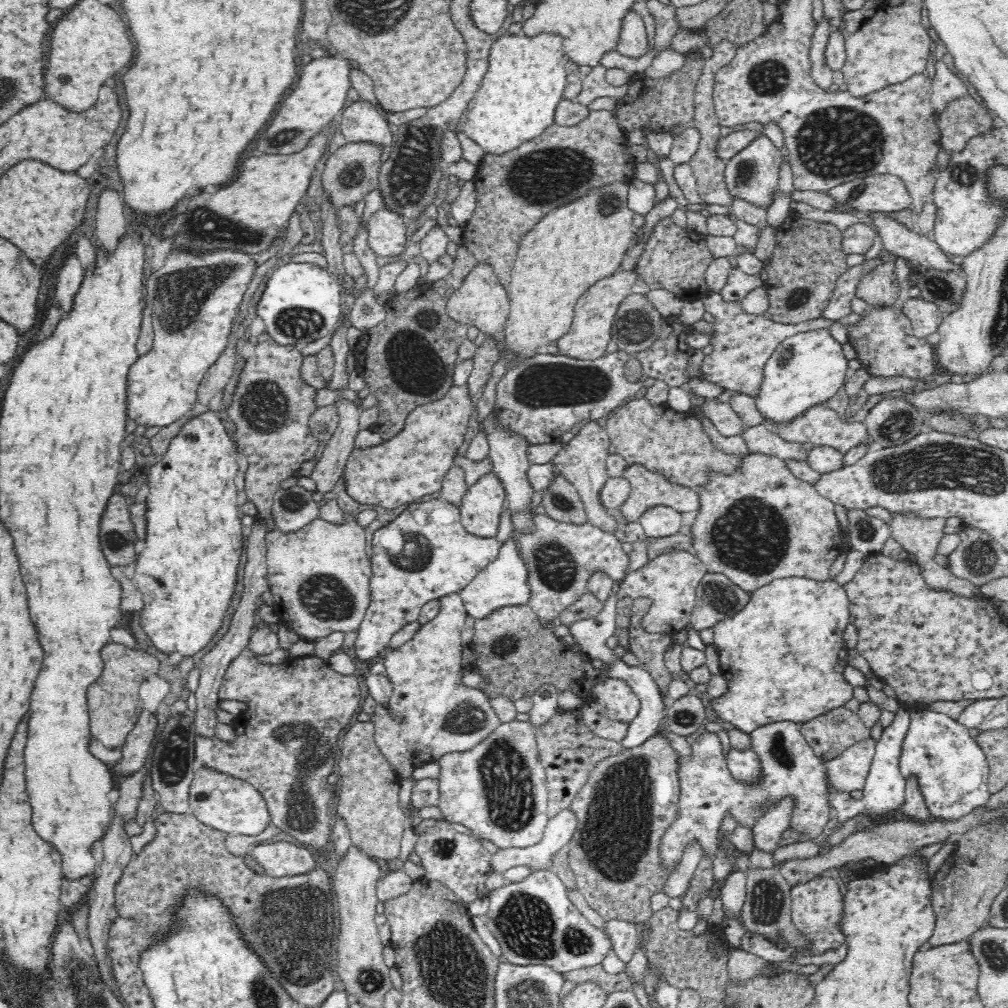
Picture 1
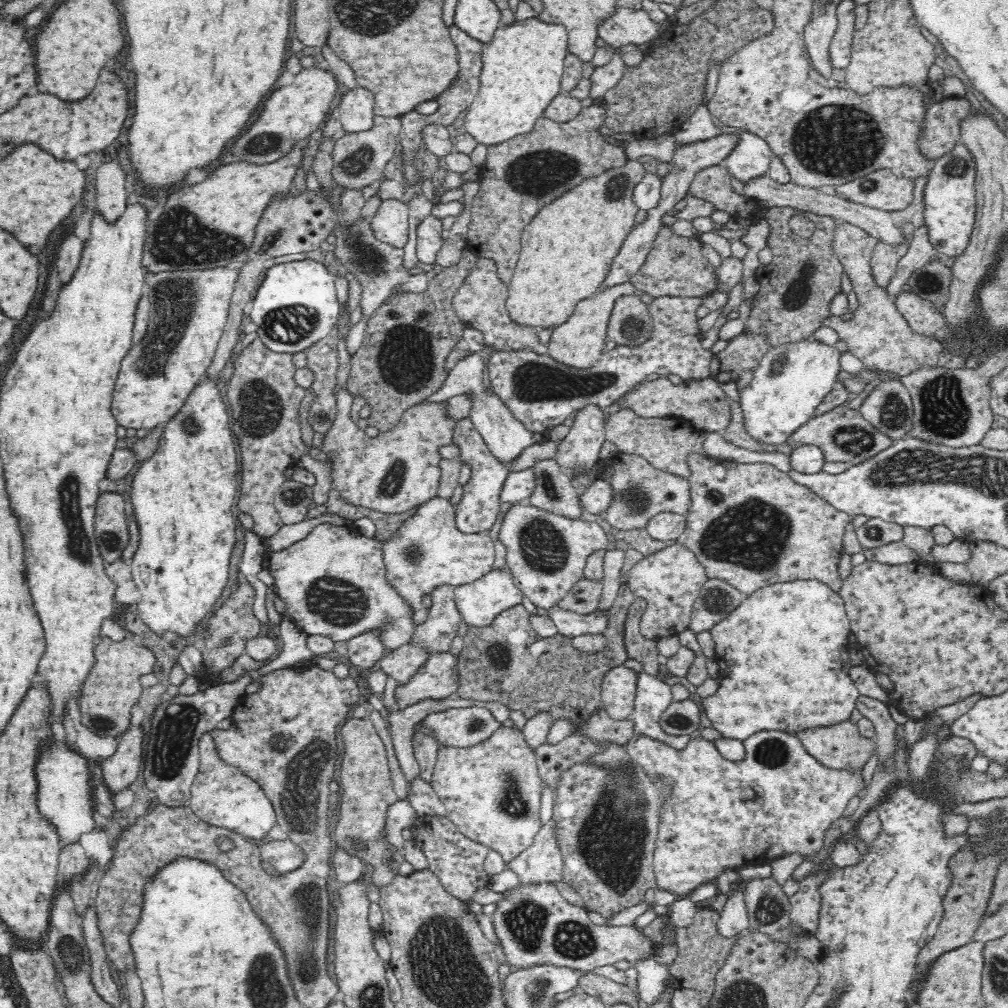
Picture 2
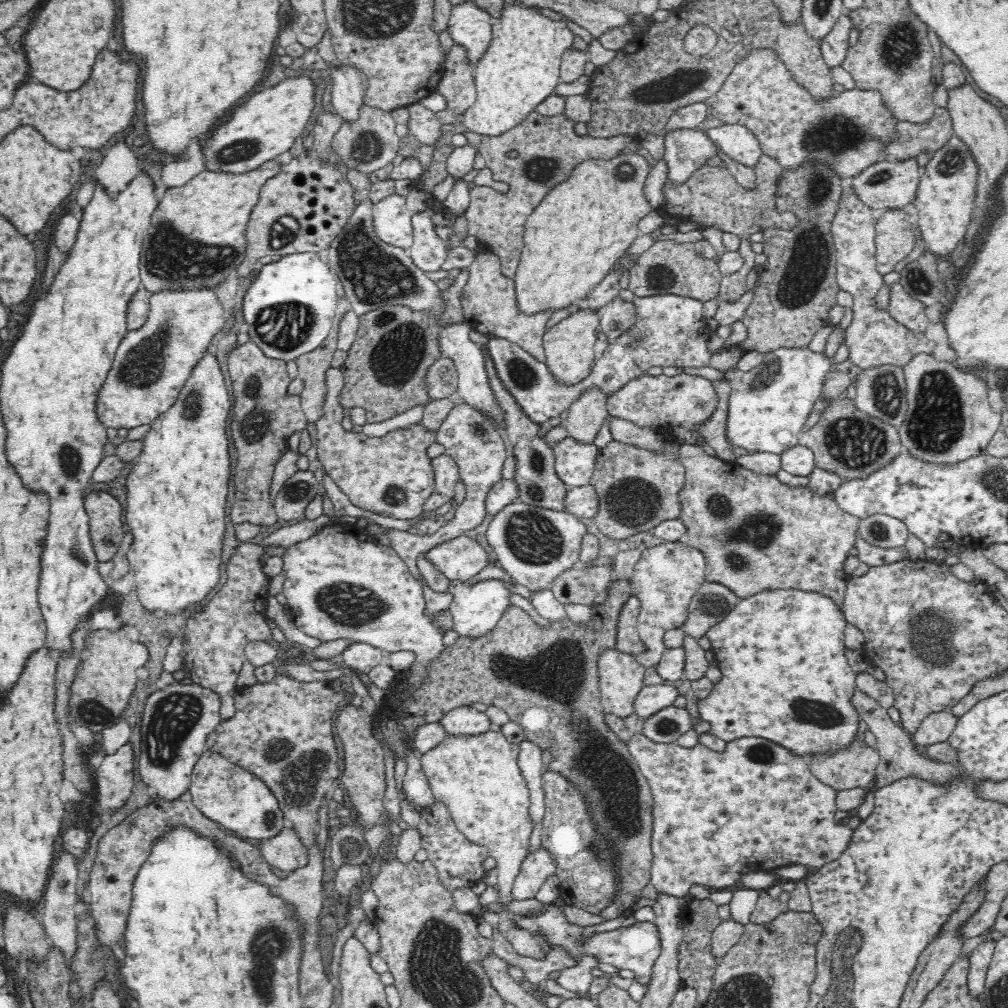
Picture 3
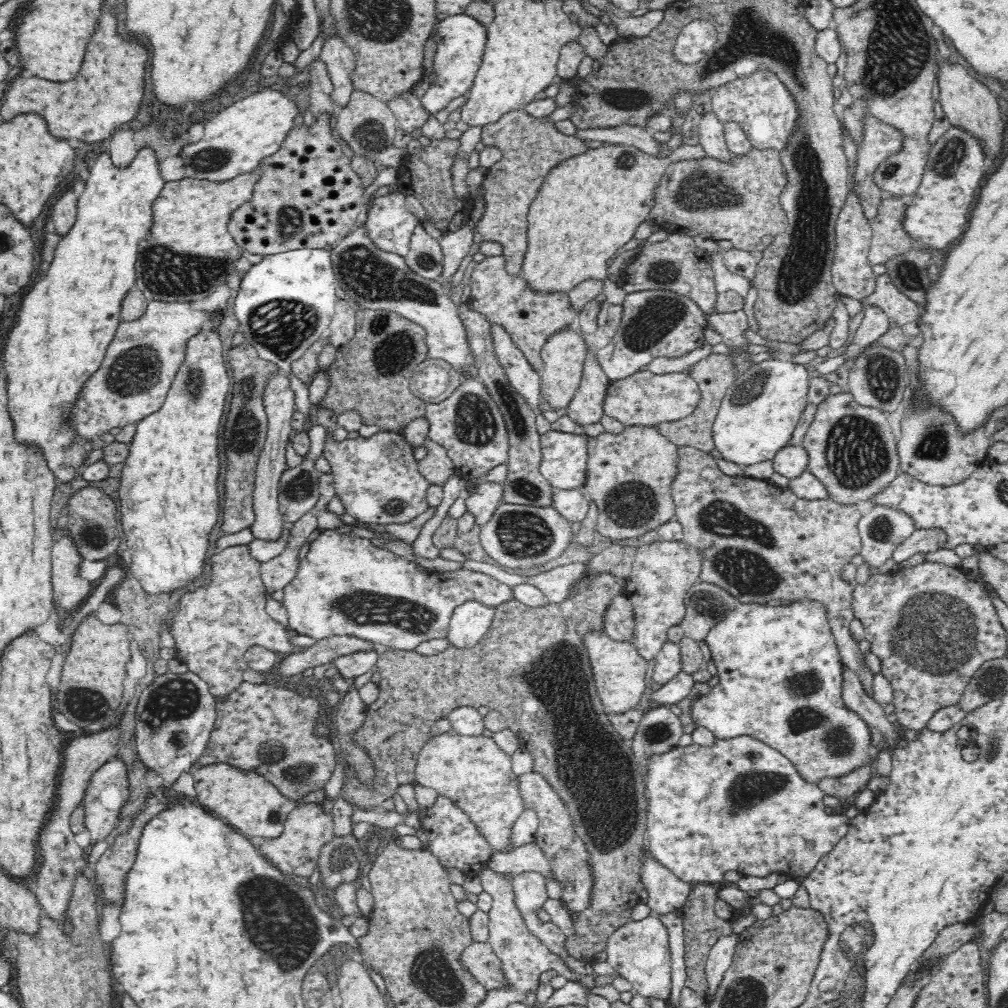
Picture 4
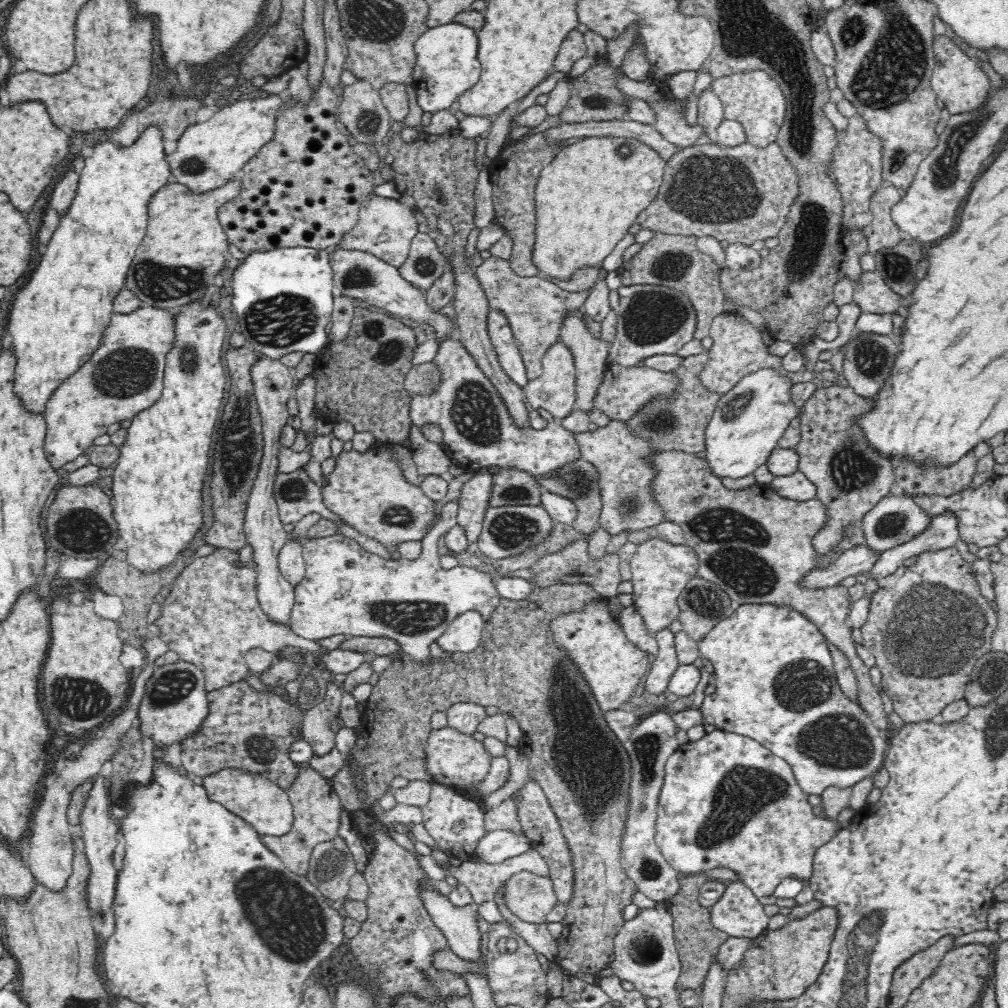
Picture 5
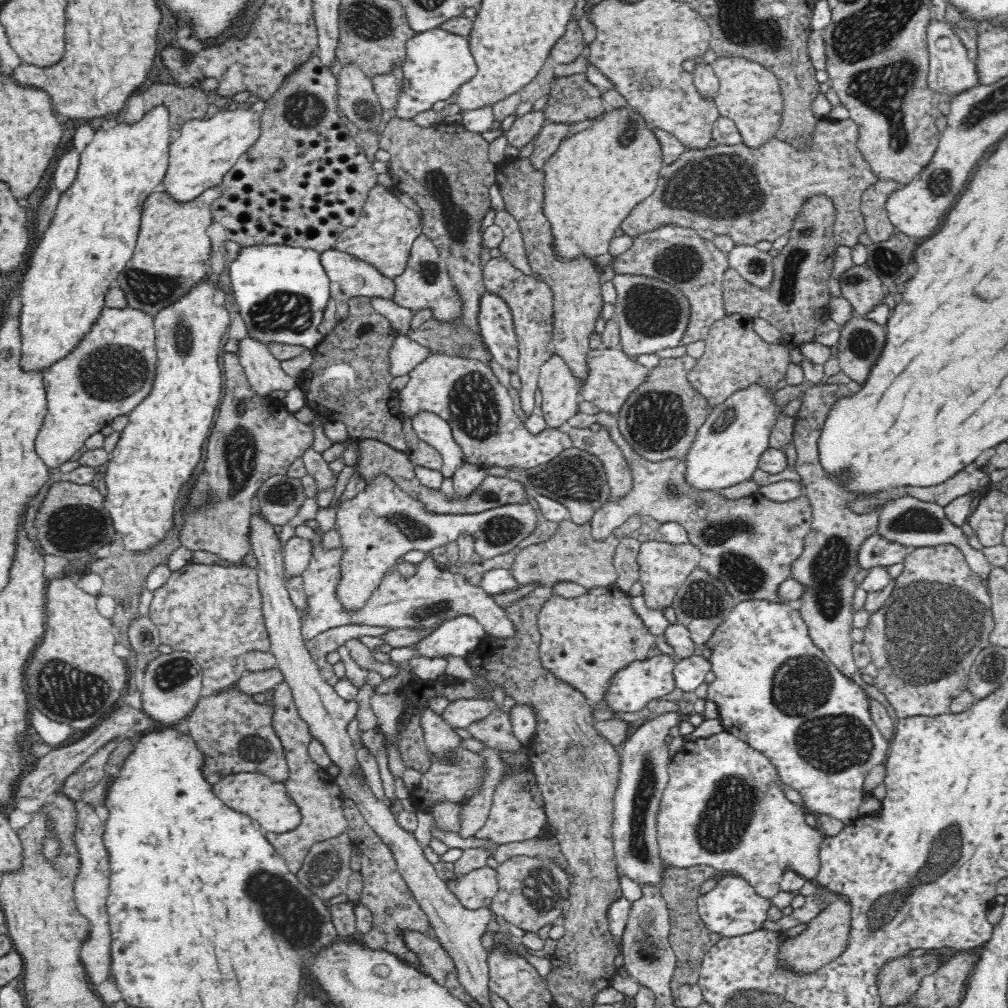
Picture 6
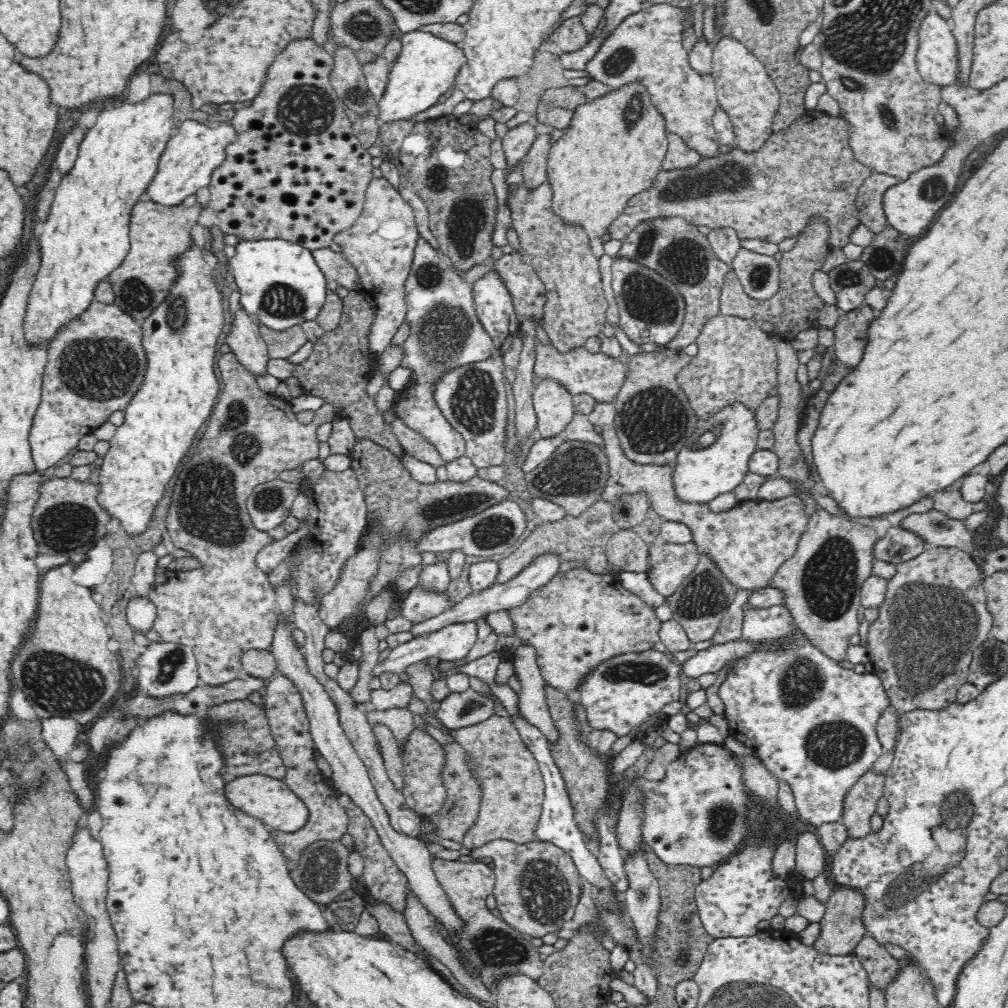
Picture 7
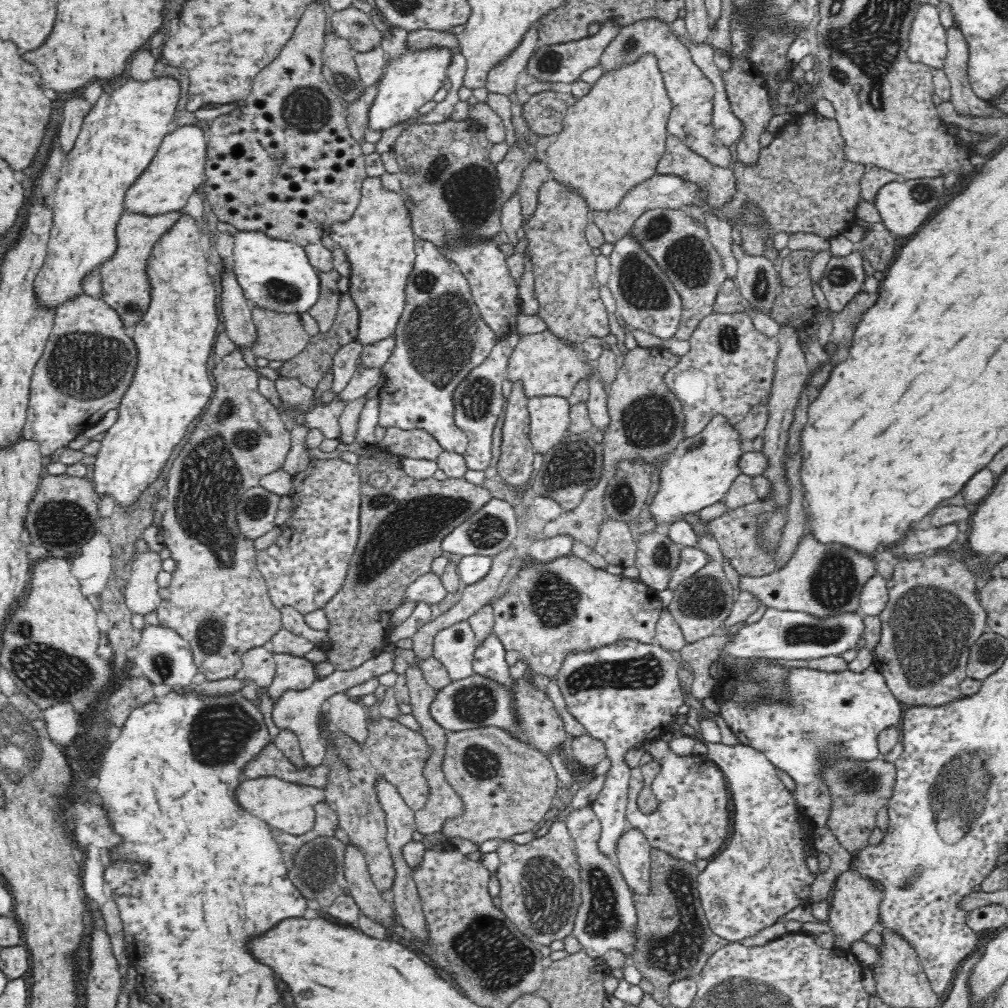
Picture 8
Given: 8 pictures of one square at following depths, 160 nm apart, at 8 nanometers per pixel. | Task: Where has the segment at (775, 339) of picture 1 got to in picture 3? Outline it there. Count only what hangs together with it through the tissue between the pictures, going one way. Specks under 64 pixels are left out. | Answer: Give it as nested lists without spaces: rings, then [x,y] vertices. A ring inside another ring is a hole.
[[[852,186],[848,188],[848,198],[844,206],[838,209],[831,223],[831,231],[836,252],[836,281],[840,290],[852,294],[852,324],[846,328],[844,337],[849,348],[851,362],[866,370],[876,366],[897,366],[904,368],[918,354],[932,354],[934,342],[925,333],[914,332],[904,324],[897,322],[886,308],[879,310],[875,298],[884,284],[883,276],[877,270],[876,229],[872,209],[860,202],[854,195]]]

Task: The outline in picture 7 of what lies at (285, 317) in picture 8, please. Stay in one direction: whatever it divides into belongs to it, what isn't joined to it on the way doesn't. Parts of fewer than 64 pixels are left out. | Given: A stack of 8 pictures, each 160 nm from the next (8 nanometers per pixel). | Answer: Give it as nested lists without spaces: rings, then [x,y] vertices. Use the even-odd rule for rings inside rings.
[[[262,325],[259,326],[259,329],[268,345],[270,358],[288,358],[288,356],[296,354],[308,342],[308,338],[300,326],[294,326],[283,332],[275,332]]]

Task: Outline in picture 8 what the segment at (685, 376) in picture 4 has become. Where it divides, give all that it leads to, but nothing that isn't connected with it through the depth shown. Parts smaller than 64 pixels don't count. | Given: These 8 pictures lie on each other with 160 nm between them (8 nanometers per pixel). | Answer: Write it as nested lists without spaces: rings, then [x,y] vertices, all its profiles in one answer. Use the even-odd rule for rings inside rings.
[[[548,330],[534,334],[524,334],[519,336],[519,342],[515,346],[511,357],[509,358],[507,378],[514,382],[516,379],[524,381],[526,395],[530,398],[532,395],[562,395],[568,398],[574,392],[574,386],[582,380],[596,378],[601,381],[598,363],[595,360],[588,359],[581,345],[568,345],[565,341],[555,338]]]

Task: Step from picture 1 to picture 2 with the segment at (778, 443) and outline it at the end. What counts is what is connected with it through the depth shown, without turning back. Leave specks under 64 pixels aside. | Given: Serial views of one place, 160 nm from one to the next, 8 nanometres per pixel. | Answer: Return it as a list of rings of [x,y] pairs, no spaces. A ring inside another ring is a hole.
[[[732,401],[732,408],[730,409],[732,409],[732,420],[730,420],[730,426],[723,431],[723,438],[726,438],[735,446],[747,448],[754,452],[774,452],[773,446],[763,443],[760,439],[756,439],[756,437],[752,437],[748,433],[744,411],[742,411],[737,402]]]

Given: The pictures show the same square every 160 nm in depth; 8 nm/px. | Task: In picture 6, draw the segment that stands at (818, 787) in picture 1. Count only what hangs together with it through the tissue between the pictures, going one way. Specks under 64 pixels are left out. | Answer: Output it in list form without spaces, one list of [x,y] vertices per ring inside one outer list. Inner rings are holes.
[[[725,731],[720,732],[720,734],[712,734],[709,738],[698,738],[695,741],[685,742],[682,748],[671,758],[668,772],[670,778],[668,786],[664,790],[657,816],[657,841],[660,856],[666,866],[683,869],[696,866],[696,864],[706,864],[706,866],[712,866],[719,871],[736,874],[753,888],[753,892],[757,896],[770,901],[778,894],[779,884],[784,872],[792,871],[811,881],[816,876],[820,866],[819,848],[826,837],[824,831],[818,825],[810,826],[806,822],[806,814],[802,810],[802,805],[796,804],[796,802],[790,802],[786,798],[782,777],[780,777],[776,765],[766,755],[750,746],[750,743]]]

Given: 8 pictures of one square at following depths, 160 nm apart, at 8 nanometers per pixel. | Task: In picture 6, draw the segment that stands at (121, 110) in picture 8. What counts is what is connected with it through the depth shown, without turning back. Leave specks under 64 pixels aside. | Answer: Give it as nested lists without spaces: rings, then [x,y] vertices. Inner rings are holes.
[[[158,106],[154,110],[150,110],[150,114],[146,114],[138,124],[120,124],[120,126],[112,126],[108,132],[96,132],[94,142],[82,152],[80,156],[80,170],[76,176],[76,182],[72,184],[72,188],[60,198],[60,204],[56,208],[56,216],[45,230],[44,238],[38,244],[32,262],[30,262],[29,270],[24,274],[22,280],[22,287],[20,288],[20,302],[22,302],[21,310],[19,311],[20,326],[19,331],[22,338],[22,360],[20,360],[20,370],[22,372],[40,372],[44,374],[50,366],[54,366],[56,362],[60,362],[62,358],[66,358],[68,354],[72,354],[78,344],[84,340],[84,336],[92,330],[100,316],[103,314],[105,307],[106,294],[110,292],[114,280],[118,278],[118,274],[124,270],[124,266],[131,260],[136,246],[138,243],[138,230],[140,230],[140,223],[143,214],[143,207],[150,194],[153,194],[157,189],[160,189],[162,182],[165,180],[166,172],[170,164],[169,161],[169,146],[170,146],[170,124],[169,124],[169,111],[163,106]]]

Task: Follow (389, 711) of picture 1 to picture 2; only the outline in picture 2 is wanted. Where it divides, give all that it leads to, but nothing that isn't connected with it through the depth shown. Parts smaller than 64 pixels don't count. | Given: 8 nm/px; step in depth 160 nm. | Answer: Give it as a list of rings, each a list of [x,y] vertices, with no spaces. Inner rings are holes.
[[[455,586],[436,588],[430,594],[432,605],[428,609],[427,619],[413,630],[408,642],[381,656],[376,669],[386,676],[390,675],[396,681],[397,687],[406,687],[415,678],[415,675],[427,666],[432,654],[450,653],[452,640],[458,636],[458,629],[463,621],[462,613],[456,606],[454,588]],[[480,701],[468,702],[468,706],[448,706],[446,710],[430,710],[420,722],[416,722],[416,733],[428,735],[440,748],[470,748],[487,740],[500,728],[490,710]]]

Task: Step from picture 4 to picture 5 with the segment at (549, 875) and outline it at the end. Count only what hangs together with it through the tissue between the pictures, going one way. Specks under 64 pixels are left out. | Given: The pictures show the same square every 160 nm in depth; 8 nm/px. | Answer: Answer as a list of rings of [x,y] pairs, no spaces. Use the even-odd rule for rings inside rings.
[[[498,885],[493,894],[493,901],[497,904],[501,916],[511,924],[512,929],[515,930],[519,938],[527,942],[538,954],[544,954],[550,961],[554,960],[559,943],[556,938],[550,934],[547,924],[534,924],[524,922],[522,919],[514,917],[510,907],[506,905],[506,897],[504,897],[503,886]]]

